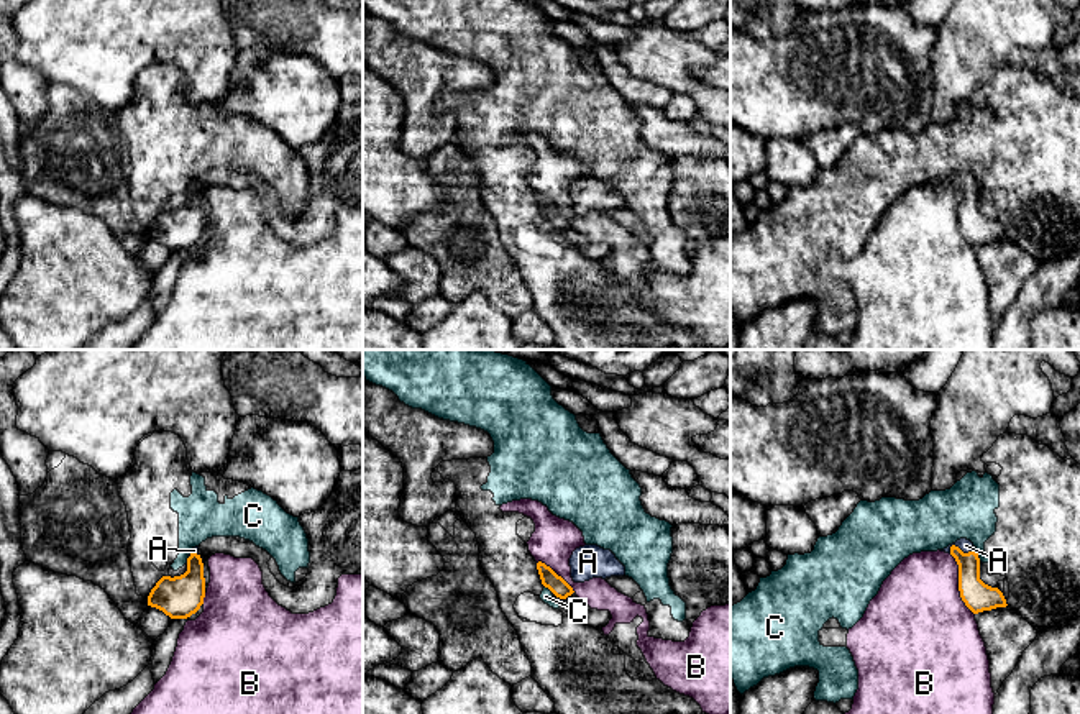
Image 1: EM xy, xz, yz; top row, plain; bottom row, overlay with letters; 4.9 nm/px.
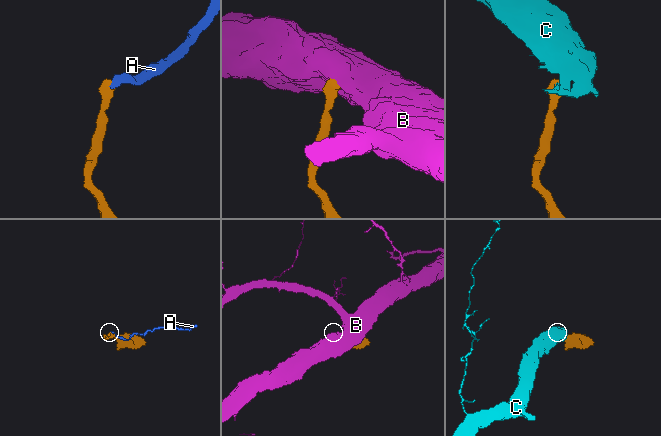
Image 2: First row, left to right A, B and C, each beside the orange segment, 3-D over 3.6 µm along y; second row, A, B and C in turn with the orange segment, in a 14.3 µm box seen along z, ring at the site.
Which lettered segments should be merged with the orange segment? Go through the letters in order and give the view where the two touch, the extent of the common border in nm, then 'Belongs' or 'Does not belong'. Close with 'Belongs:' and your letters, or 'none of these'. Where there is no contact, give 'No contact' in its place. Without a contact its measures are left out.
A: Touches orange in yz. Shared border 140 nm. Belongs
B: Touches orange in yz. Shared border 320 nm. Does not belong
C: Touches orange in yz. Shared border 50 nm. Does not belong
Belongs: A

